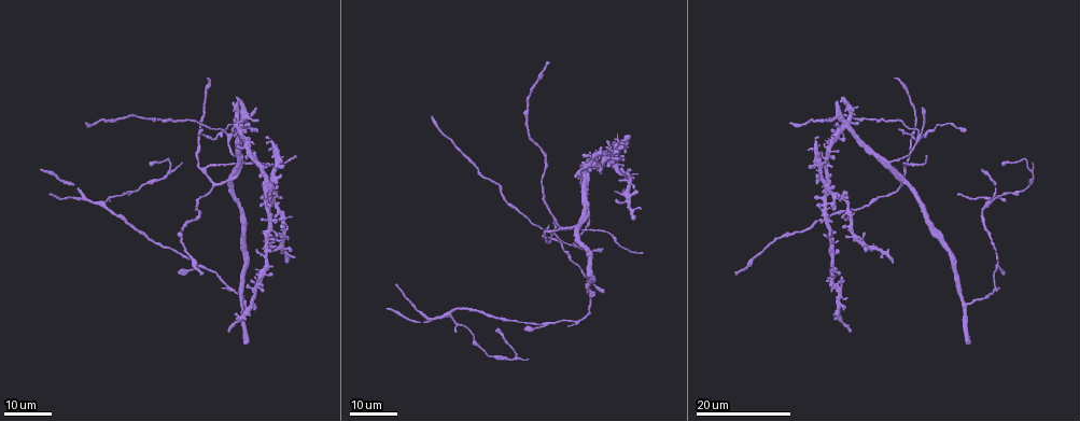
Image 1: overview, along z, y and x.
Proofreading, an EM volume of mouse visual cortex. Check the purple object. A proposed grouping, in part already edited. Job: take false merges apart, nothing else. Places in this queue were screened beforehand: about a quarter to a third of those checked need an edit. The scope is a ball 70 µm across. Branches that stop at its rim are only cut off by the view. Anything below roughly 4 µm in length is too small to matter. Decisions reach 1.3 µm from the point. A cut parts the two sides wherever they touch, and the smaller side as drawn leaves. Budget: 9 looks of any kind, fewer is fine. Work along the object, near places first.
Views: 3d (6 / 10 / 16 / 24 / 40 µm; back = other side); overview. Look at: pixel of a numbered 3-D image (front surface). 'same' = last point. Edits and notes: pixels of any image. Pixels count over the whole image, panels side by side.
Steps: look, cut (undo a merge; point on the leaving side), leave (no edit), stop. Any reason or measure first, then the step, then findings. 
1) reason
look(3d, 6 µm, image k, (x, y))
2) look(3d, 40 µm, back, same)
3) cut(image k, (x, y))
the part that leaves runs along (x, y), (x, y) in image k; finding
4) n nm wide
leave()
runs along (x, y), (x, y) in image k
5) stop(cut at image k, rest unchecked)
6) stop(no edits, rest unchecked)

two arms in line, one across
look(3d, 16 µm, image 1, (431, 321))

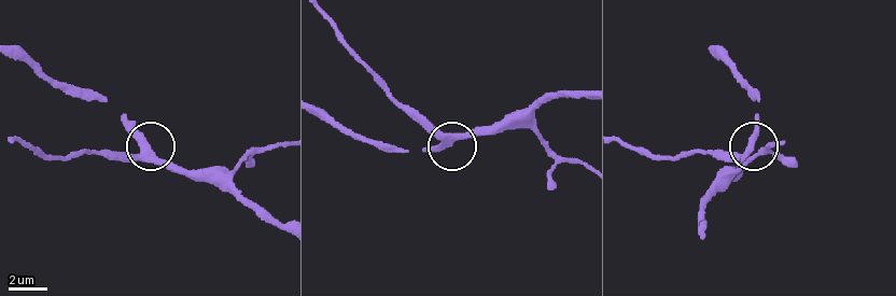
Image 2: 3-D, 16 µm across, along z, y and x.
look(3d, 6 µm, image 2, (746, 152))

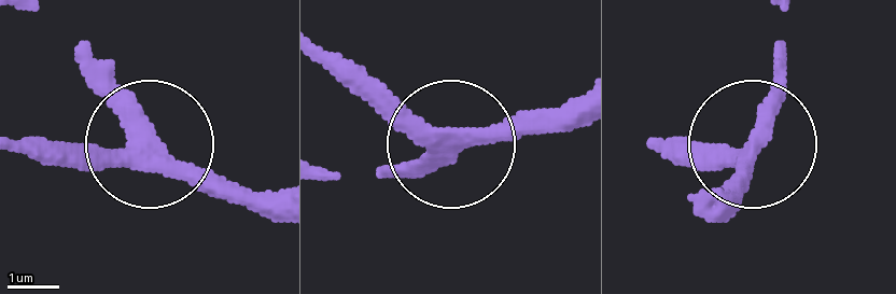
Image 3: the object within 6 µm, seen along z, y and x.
side arm 11 µm; 3 arms
leave()
all the same cell

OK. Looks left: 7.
look(3d, 24 µm, image 1, (989, 201))

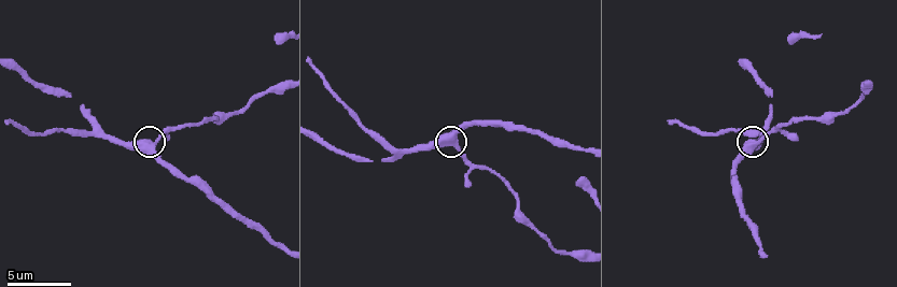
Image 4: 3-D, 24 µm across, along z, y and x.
zoom in
look(3d, 10 µm, image 4, (755, 143))

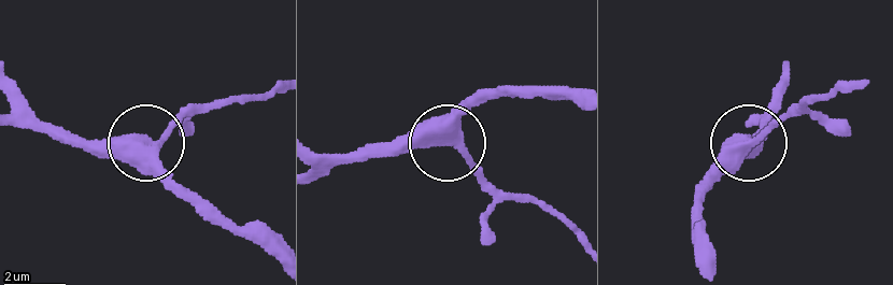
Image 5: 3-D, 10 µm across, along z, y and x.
zoom in
look(3d, 6 µm, image 5, (747, 141))

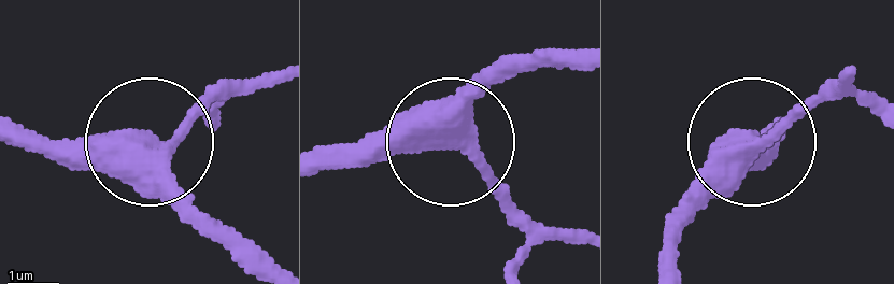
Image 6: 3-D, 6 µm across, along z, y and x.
leave()
runs along (261, 269), (146, 145), (17, 141) in image 6; all the same cell

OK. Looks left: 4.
two arms in line, one across
look(3d, 16 µm, image 1, (999, 268))

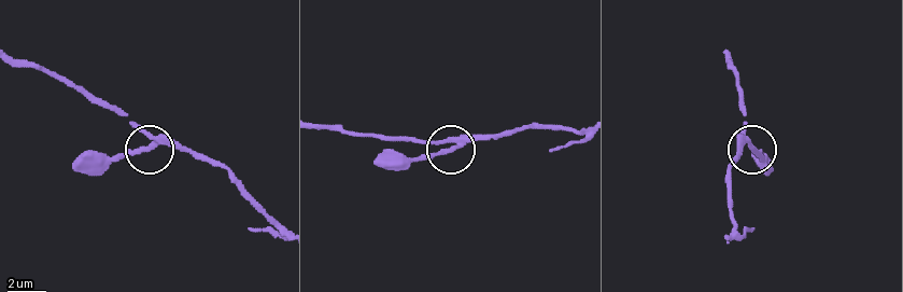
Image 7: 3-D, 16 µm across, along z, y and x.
closer look
look(3d, 10 µm, image 7, (750, 147))

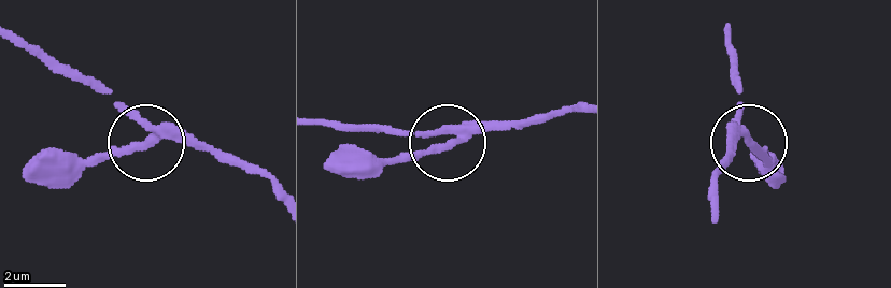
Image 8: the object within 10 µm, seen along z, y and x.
look(3d, 10 µm, back, image 8, (447, 143))

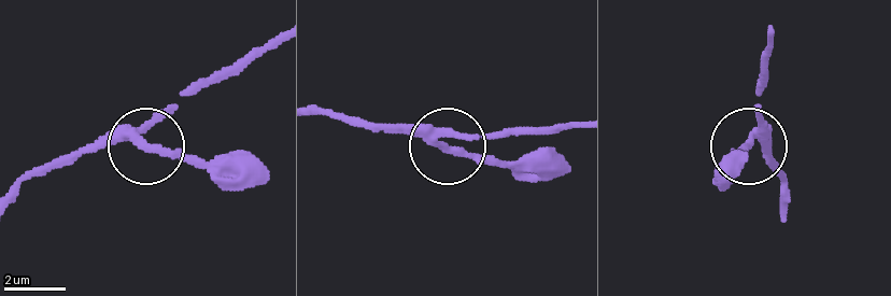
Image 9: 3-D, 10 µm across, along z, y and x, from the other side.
side arm 5 µm
cut(image 9, (165, 152))
the part that leaves runs along (135, 135), (194, 157), (240, 157), (268, 178) in image 9; two cells meet here

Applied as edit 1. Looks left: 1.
stop(cut at image 9, rest unchecked)

